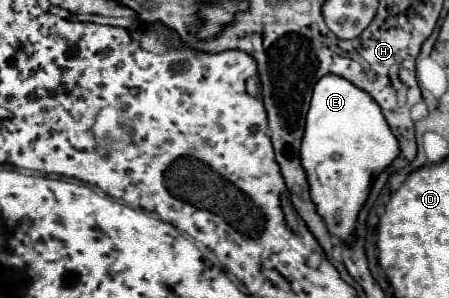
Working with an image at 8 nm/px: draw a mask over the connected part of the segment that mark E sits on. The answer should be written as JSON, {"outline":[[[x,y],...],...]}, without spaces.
{"outline":[[[326,75],[314,85],[300,161],[310,185],[310,197],[330,235],[342,243],[354,241],[358,213],[368,199],[372,179],[398,155],[398,141],[392,135],[378,103],[366,91],[338,75]]]}

